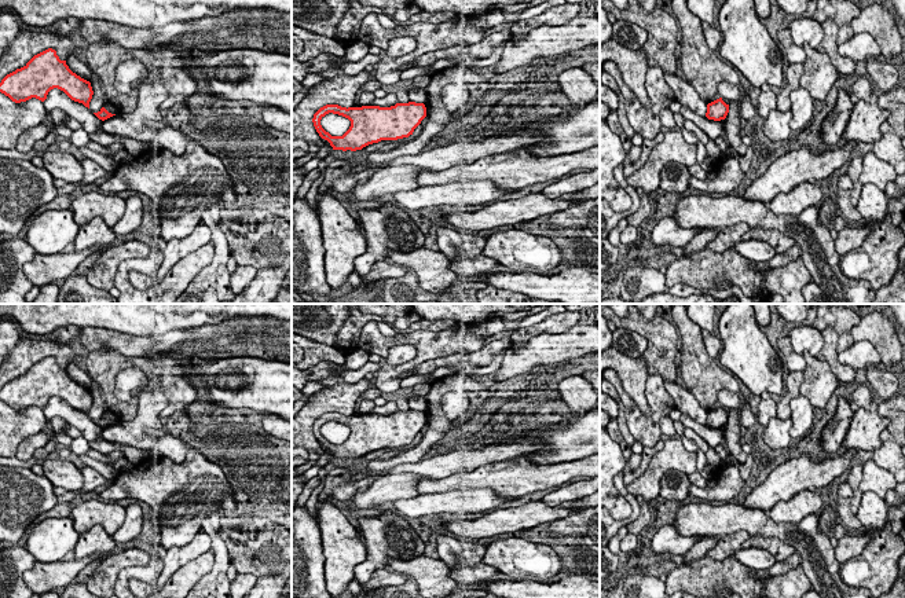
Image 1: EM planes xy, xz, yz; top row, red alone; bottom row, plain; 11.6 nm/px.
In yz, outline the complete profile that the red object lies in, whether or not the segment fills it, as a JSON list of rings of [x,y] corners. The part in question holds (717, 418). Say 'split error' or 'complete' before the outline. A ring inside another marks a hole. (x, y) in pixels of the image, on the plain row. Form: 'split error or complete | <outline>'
complete | [[[722,406],[707,412],[706,425],[708,428],[721,429],[725,428],[729,421],[729,412],[726,412]]]

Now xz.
complete | [[[415,410],[396,411],[391,415],[362,414],[348,417],[326,412],[314,422],[312,430],[319,444],[327,448],[333,458],[356,459],[381,448],[408,445],[425,425],[425,412]],[[329,421],[351,429],[349,437],[342,444],[331,444],[322,436],[320,428]]]

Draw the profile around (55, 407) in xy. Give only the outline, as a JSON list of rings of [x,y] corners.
[[[54,396],[48,400],[47,407],[43,410],[47,419],[61,417],[67,421],[70,426],[77,428],[84,439],[95,441],[100,434],[100,428],[83,411],[72,408],[63,399]]]

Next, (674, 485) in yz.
[[[668,470],[660,478],[660,496],[668,500],[685,500],[689,496],[690,481],[679,470]]]

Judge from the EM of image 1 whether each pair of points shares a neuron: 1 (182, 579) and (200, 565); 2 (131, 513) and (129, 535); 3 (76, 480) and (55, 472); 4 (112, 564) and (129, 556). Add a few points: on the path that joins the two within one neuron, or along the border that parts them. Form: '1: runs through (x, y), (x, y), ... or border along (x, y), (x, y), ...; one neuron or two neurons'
1: runs through (186, 576), (195, 569); one neuron
2: runs through (131, 518), (129, 529); one neuron
3: runs through (70, 479), (61, 472); one neuron
4: runs through (116, 561), (125, 558); one neuron

